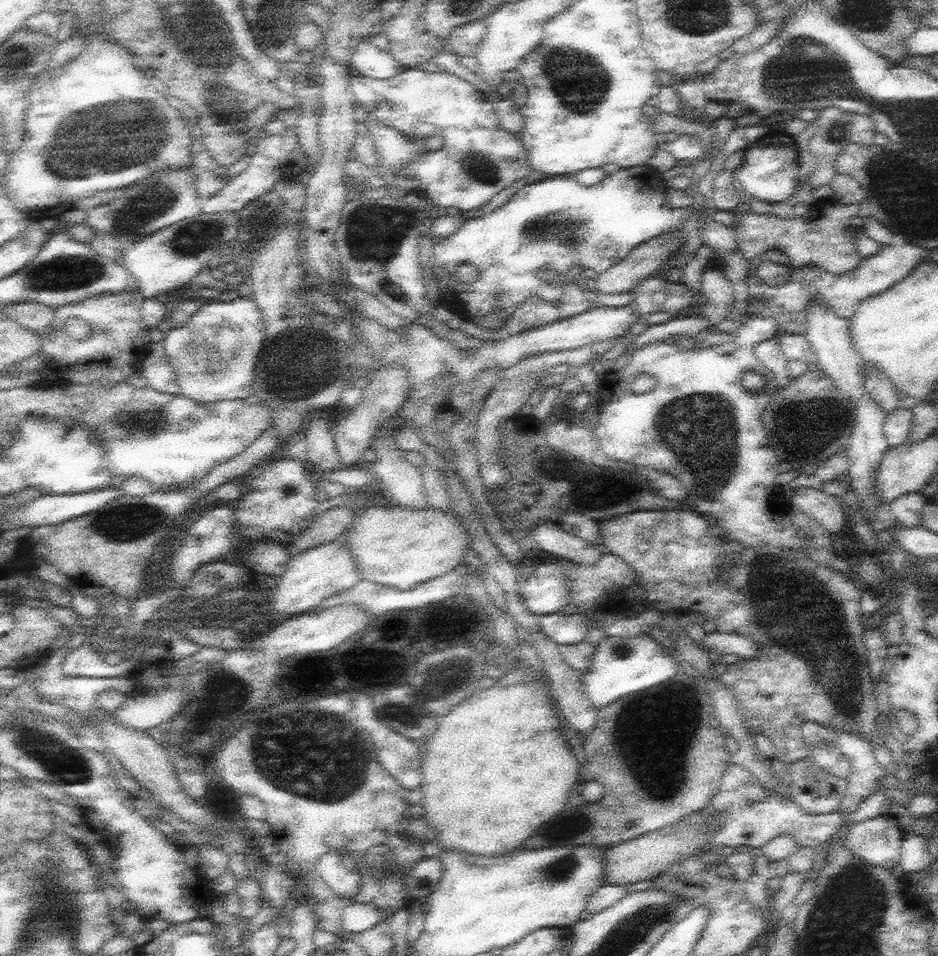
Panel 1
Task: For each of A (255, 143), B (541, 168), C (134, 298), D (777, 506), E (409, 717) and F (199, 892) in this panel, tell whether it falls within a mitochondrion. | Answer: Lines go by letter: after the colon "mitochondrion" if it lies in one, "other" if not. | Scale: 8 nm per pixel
A: other
B: other
C: other
D: other
E: mitochondrion
F: other

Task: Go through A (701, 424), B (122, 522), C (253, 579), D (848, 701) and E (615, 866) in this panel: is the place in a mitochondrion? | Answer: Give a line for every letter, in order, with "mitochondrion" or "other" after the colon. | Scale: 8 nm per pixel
A: mitochondrion
B: mitochondrion
C: other
D: mitochondrion
E: other

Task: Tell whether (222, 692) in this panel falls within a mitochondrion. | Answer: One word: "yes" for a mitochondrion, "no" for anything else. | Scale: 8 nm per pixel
yes

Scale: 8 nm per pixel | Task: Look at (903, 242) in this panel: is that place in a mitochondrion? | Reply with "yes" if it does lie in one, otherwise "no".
no

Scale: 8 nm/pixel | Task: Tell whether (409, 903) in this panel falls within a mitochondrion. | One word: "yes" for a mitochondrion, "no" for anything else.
no

